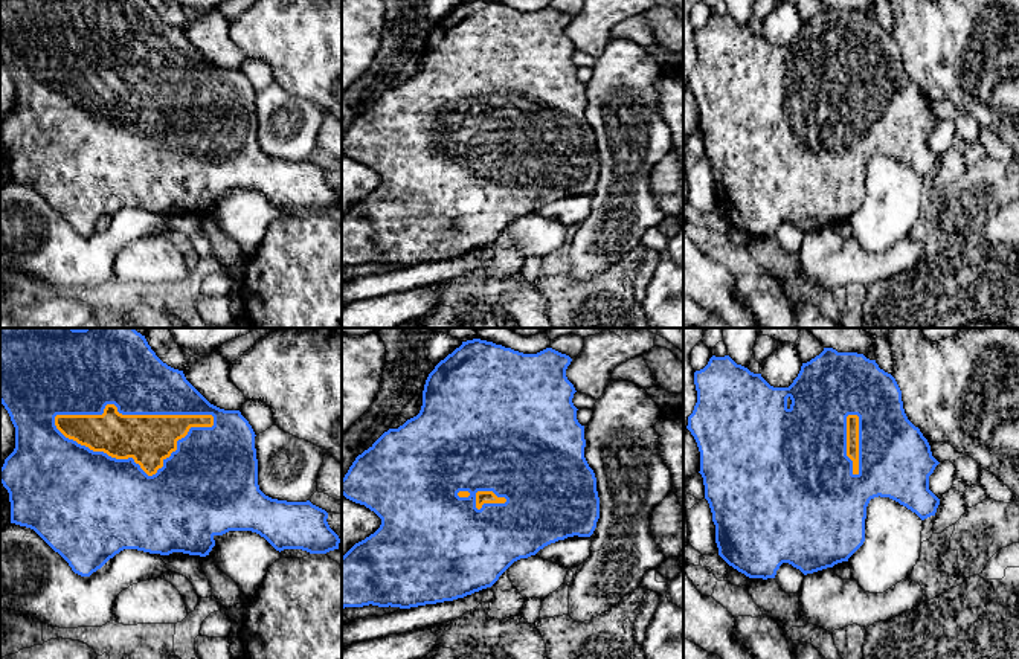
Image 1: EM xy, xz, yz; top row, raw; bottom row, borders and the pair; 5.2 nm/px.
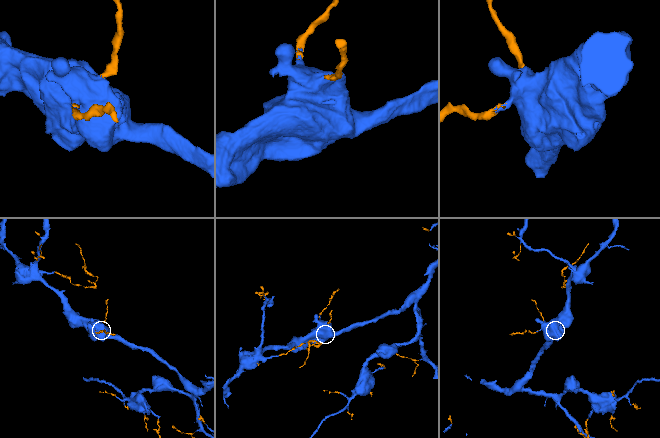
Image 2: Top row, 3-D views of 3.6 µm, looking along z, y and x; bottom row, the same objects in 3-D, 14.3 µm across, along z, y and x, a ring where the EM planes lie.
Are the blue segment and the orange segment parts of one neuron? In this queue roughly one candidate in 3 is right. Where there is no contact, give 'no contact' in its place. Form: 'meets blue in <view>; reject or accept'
meets blue in xy; accept

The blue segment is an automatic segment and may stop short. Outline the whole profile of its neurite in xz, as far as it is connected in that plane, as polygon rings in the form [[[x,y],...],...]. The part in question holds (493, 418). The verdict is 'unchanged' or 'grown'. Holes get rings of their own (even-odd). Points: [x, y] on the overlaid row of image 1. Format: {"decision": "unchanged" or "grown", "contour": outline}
{"decision": "grown", "contour": [[[473,339],[462,342],[452,354],[441,360],[429,374],[423,406],[416,416],[407,420],[398,429],[384,432],[368,450],[355,458],[342,479],[342,494],[374,511],[380,519],[380,528],[355,543],[342,557],[342,607],[400,607],[410,609],[464,598],[482,589],[491,587],[499,577],[517,560],[535,555],[545,546],[567,537],[590,537],[600,519],[600,497],[596,477],[584,458],[584,426],[577,420],[577,407],[572,403],[577,392],[566,377],[572,358],[552,348],[537,354],[523,354],[493,342]]]}

